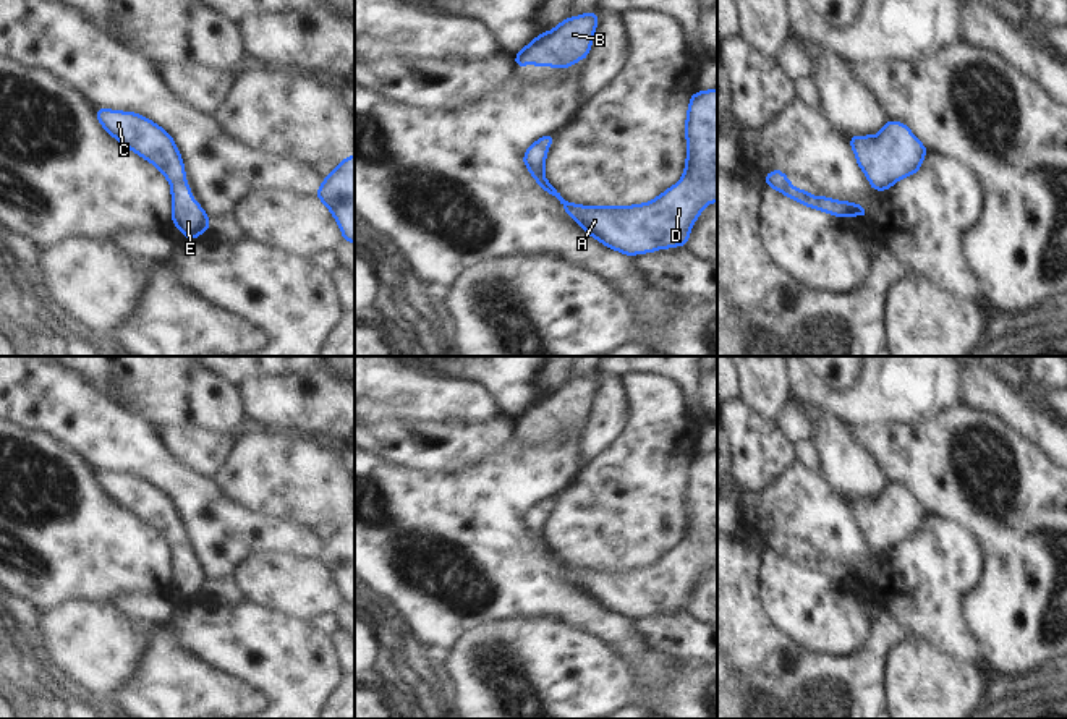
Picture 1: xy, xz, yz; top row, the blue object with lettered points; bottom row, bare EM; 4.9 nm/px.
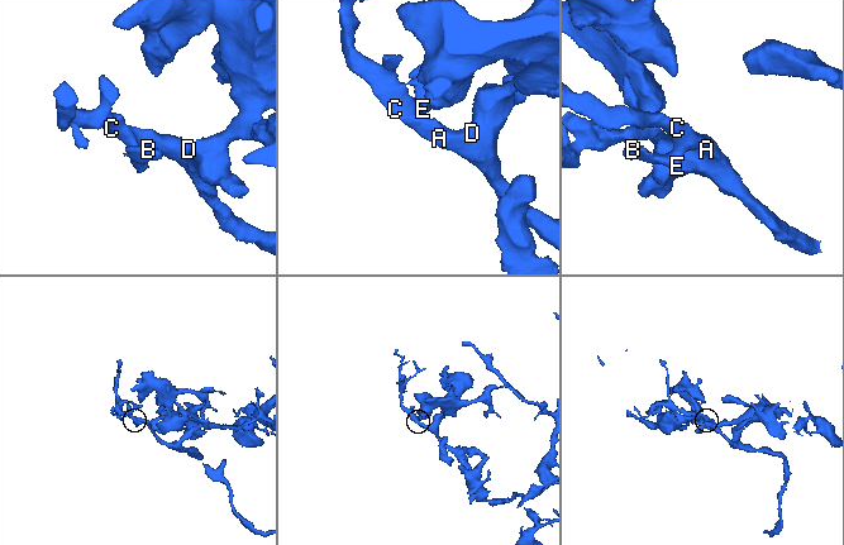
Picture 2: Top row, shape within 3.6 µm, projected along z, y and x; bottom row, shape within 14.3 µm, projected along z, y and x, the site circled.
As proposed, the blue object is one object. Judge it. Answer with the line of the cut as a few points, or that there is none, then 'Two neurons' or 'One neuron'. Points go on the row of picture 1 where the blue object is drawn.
No split. One neuron

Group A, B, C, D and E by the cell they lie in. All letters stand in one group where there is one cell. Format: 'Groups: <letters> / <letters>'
Groups: A B C D E

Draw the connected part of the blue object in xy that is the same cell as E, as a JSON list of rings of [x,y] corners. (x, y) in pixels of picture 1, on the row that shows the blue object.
[[[96,108],[104,130],[133,152],[155,165],[172,185],[172,222],[186,240],[210,228],[206,211],[194,201],[185,178],[185,165],[172,136],[134,112]]]

